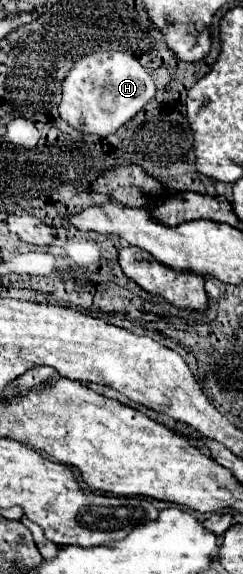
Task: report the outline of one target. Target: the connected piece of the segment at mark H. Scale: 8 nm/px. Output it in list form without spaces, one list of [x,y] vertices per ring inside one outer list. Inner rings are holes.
[[[98,51],[76,61],[64,77],[58,113],[78,131],[108,137],[132,119],[150,99],[154,99],[154,95],[154,81],[132,55],[122,51]]]

